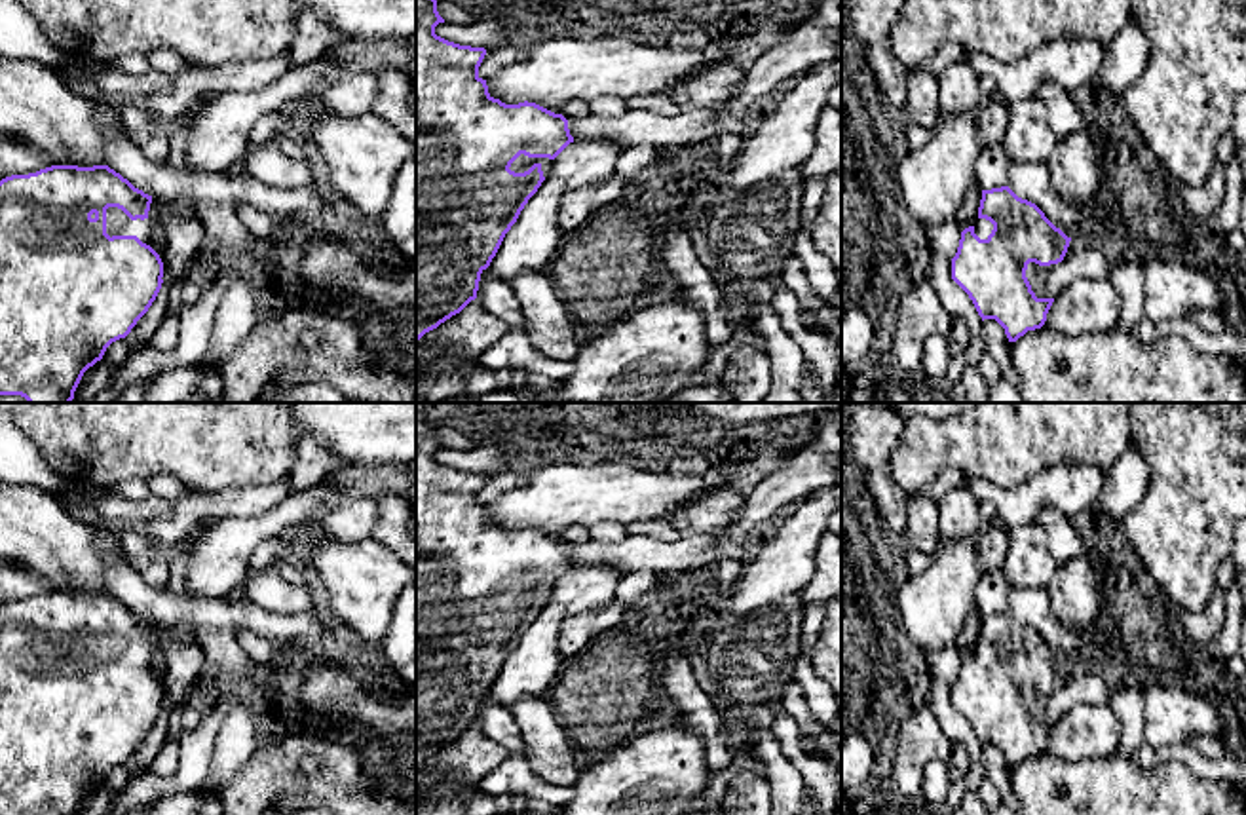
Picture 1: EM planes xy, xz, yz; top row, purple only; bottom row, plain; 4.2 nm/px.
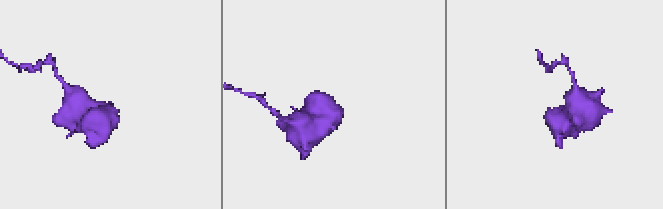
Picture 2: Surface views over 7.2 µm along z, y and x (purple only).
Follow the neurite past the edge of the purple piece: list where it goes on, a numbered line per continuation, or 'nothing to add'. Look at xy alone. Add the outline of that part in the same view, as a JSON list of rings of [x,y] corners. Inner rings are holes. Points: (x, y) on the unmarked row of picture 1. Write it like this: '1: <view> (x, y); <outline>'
1: xy (118, 648); [[[106,635],[106,659],[112,661],[137,661],[142,669],[152,671],[154,667],[154,648],[152,644],[131,646],[122,635]]]

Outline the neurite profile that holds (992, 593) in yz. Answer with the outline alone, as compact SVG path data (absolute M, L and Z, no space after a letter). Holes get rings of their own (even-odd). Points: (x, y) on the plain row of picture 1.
M1003 570L980 578L974 589L976 610L982 616L1007 612L1010 585Z

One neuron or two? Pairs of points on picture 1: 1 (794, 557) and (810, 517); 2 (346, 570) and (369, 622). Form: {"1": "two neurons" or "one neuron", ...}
{"1": "one neuron", "2": "one neuron"}

